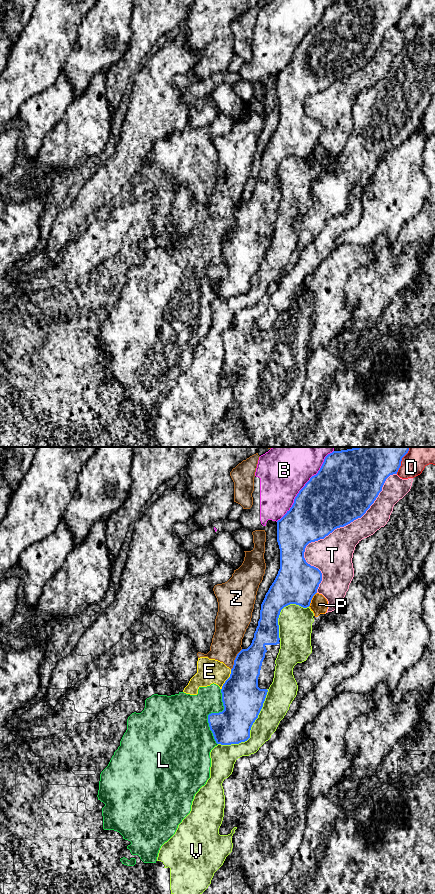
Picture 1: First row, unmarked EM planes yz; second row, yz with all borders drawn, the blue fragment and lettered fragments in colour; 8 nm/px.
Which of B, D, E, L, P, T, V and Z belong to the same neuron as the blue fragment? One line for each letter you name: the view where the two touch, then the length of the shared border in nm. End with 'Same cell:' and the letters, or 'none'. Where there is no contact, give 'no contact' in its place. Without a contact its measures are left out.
Same cell: none

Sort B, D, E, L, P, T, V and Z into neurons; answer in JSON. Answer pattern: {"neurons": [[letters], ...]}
{"neurons": [["B"], ["D"], ["E", "L", "Z"], ["P", "V"], ["T"]]}

